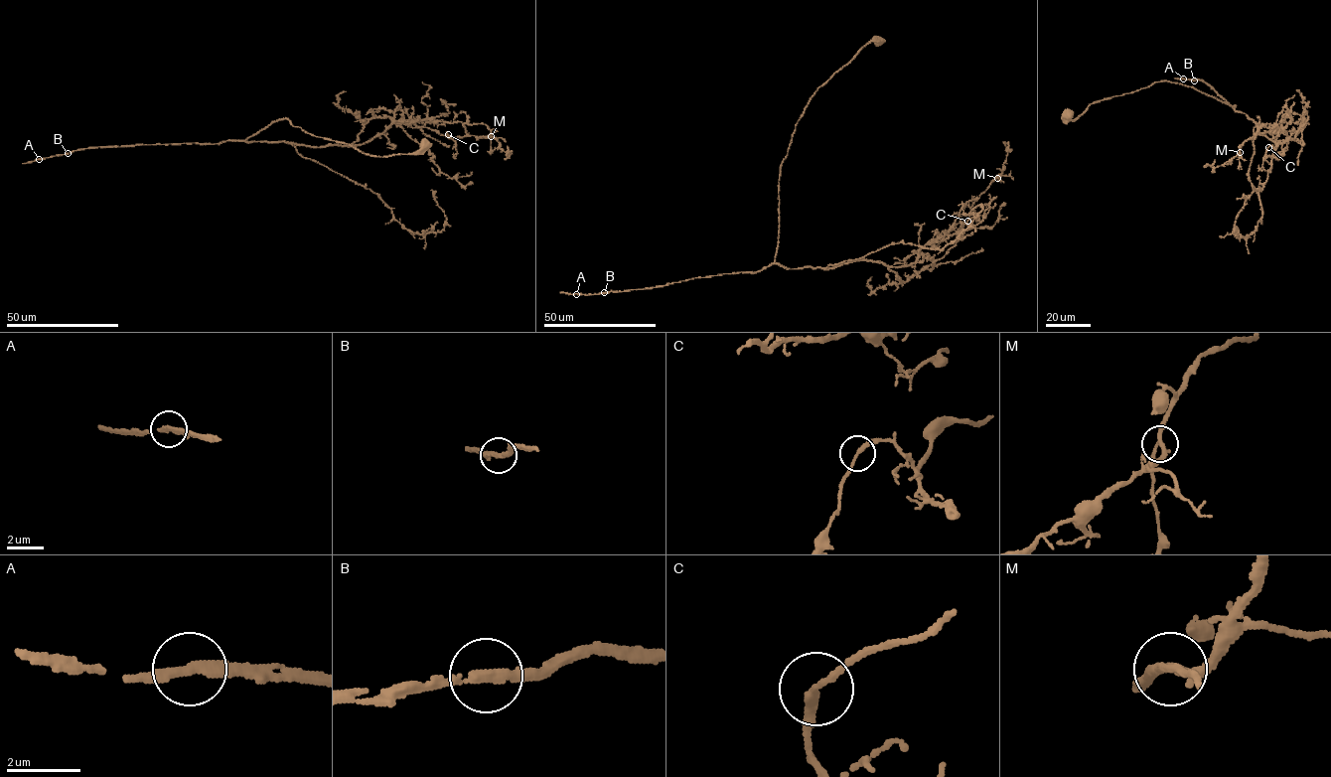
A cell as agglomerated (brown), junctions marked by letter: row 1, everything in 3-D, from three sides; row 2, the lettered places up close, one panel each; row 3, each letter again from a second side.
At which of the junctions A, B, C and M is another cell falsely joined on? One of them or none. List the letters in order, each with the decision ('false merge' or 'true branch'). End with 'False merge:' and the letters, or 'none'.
A: true branch
B: true branch
C: true branch
M: true branch
False merge: none

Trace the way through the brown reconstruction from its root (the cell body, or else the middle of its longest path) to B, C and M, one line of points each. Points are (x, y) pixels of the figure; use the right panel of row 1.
B: (1069, 114), (1064, 120), (1075, 120), (1092, 103), (1166, 80), (1191, 86), (1235, 106), (1209, 84), (1194, 80)
C: (1069, 114), (1064, 120), (1169, 80), (1229, 104), (1271, 140), (1292, 139), (1306, 124), (1268, 147)
M: (1069, 114), (1179, 82), (1271, 140), (1288, 136), (1256, 133), (1240, 152)

